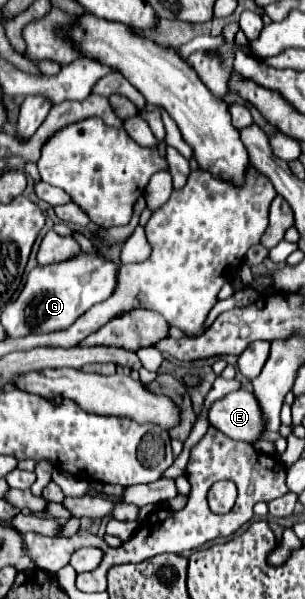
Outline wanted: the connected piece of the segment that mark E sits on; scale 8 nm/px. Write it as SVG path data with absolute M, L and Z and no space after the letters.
M238 390L238 392L230 392L228 396L224 396L222 400L214 402L210 408L210 424L218 426L220 432L224 432L228 438L232 440L242 440L248 444L254 444L262 438L262 434L266 432L266 418L260 410L260 404L256 400L256 396L248 390Z

